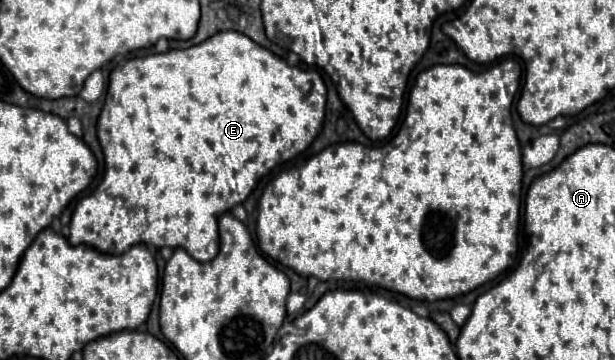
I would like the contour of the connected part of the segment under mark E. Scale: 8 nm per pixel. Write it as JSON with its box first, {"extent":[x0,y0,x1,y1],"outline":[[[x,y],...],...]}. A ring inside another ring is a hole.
{"extent":[70,31,326,263],"outline":[[[220,31],[206,39],[200,45],[194,45],[190,49],[180,49],[180,51],[166,51],[162,55],[148,55],[148,57],[136,57],[126,61],[124,67],[116,67],[110,73],[110,85],[106,93],[106,103],[102,107],[102,113],[98,117],[98,141],[104,151],[104,161],[106,161],[106,173],[102,177],[102,183],[92,191],[92,195],[84,197],[78,201],[76,211],[72,215],[70,223],[70,245],[90,245],[96,251],[104,251],[108,255],[122,255],[134,245],[154,245],[158,249],[162,247],[182,247],[188,251],[196,261],[206,263],[212,261],[218,255],[220,249],[220,237],[218,237],[218,215],[228,213],[236,205],[244,203],[258,181],[268,175],[274,167],[288,163],[296,155],[300,155],[306,147],[312,145],[312,141],[318,137],[324,125],[324,113],[326,113],[326,85],[322,81],[322,97],[318,91],[320,83],[320,73],[316,69],[300,69],[300,67],[290,67],[284,59],[276,57],[272,51],[260,47],[246,35],[238,31]]]}

